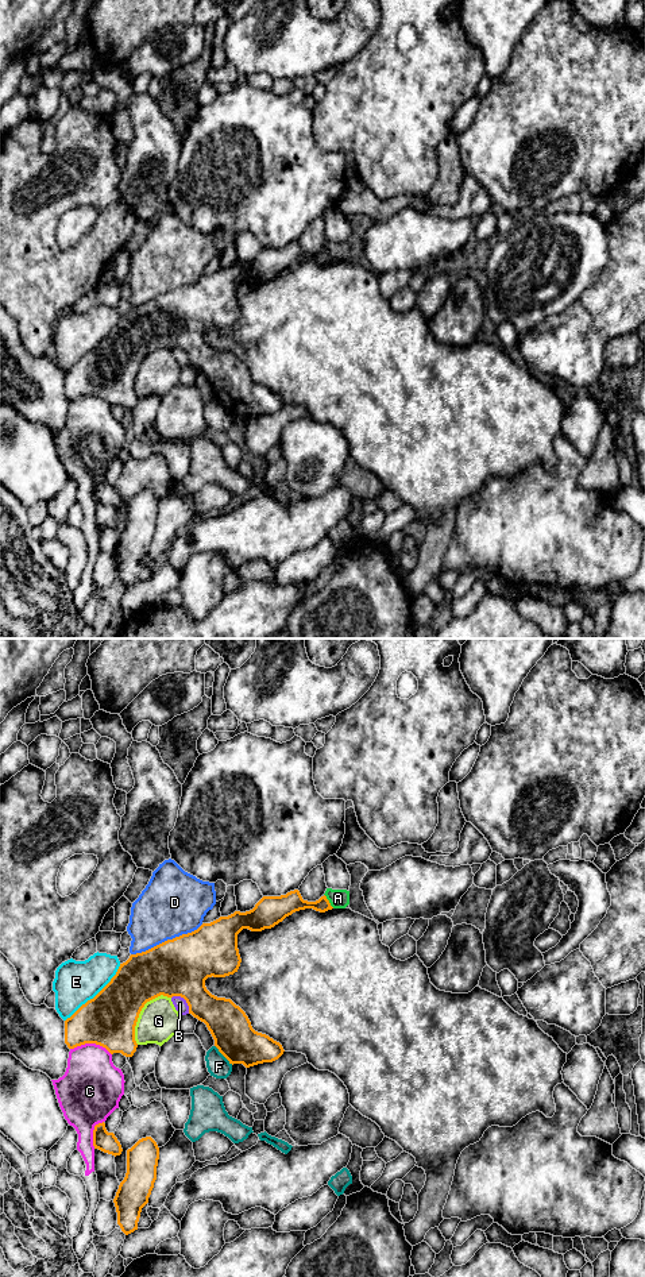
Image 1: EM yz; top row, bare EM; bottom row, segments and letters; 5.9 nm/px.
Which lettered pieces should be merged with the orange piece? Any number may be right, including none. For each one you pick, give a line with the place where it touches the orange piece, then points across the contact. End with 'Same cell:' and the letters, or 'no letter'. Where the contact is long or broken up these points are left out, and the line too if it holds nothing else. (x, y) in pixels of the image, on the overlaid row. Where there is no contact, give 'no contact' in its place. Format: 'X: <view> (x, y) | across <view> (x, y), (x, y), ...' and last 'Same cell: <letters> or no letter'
Same cell: no letter

